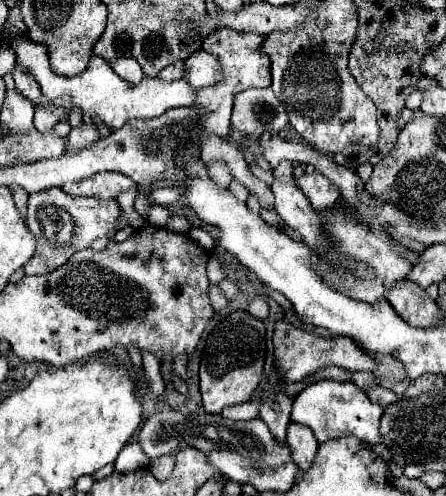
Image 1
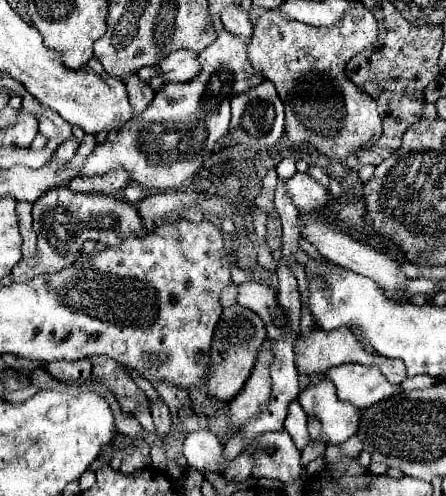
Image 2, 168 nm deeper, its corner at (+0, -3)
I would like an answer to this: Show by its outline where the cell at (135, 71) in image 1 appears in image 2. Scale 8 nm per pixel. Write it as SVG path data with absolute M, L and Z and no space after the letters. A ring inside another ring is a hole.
M134 72L124 76L122 80L126 84L126 90L130 94L130 102L134 106L134 114L140 114L154 98L154 90L150 88L148 82L144 82L140 76L136 76Z

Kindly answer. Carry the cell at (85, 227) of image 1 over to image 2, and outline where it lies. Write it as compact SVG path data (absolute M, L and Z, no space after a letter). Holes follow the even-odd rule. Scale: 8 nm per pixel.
M60 186L56 190L48 190L48 194L42 194L34 202L32 218L34 232L38 236L38 246L34 258L30 258L26 264L16 266L16 282L30 280L40 274L58 272L64 266L72 266L76 256L82 252L82 244L86 240L114 246L116 242L140 234L144 230L142 218L138 216L136 208L128 202L120 202L112 196L102 194L72 194L68 186Z

